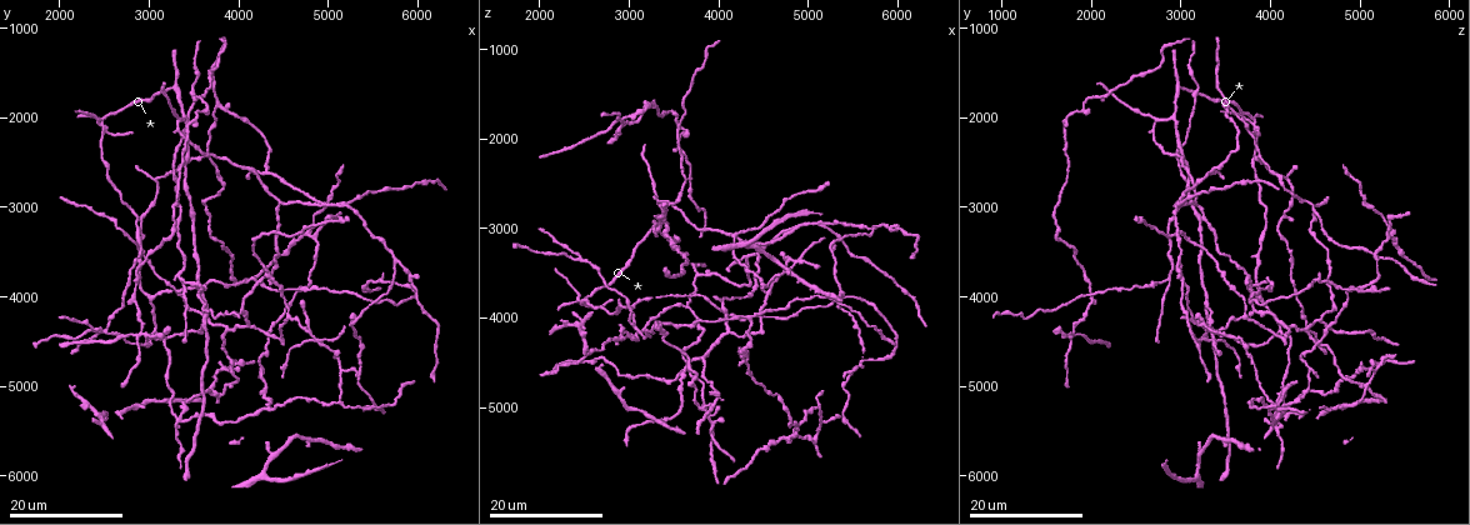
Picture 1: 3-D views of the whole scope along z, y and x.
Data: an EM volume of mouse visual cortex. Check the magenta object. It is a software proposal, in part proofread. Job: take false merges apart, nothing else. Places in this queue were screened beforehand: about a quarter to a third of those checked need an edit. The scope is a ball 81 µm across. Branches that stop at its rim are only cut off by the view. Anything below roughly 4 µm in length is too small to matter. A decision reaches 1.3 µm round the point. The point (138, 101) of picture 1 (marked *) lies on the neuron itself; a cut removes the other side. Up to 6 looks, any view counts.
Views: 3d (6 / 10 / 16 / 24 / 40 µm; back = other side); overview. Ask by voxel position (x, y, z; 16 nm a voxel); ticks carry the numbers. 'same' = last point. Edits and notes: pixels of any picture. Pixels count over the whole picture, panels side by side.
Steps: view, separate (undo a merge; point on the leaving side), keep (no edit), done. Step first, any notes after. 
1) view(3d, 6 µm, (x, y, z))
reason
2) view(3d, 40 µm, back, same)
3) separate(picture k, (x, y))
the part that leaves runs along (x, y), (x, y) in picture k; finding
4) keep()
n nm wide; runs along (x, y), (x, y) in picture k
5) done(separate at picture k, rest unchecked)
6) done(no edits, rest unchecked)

view(3d, 16 µm, (3350, 3800, 2850))
side arm on a straight run

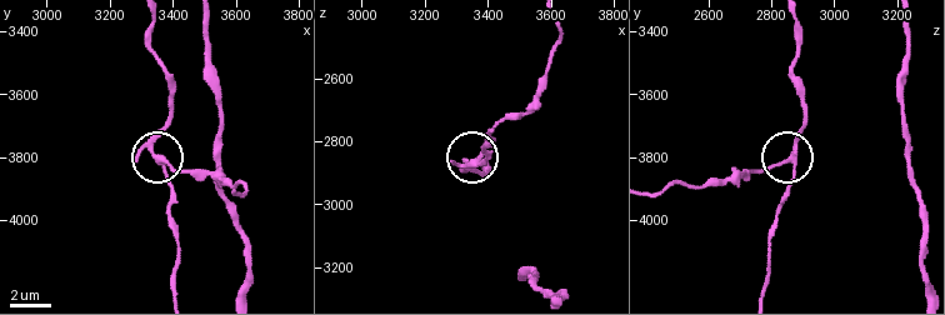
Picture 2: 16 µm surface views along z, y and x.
view(3d, 10 µm, (3360, 3810, 2860))

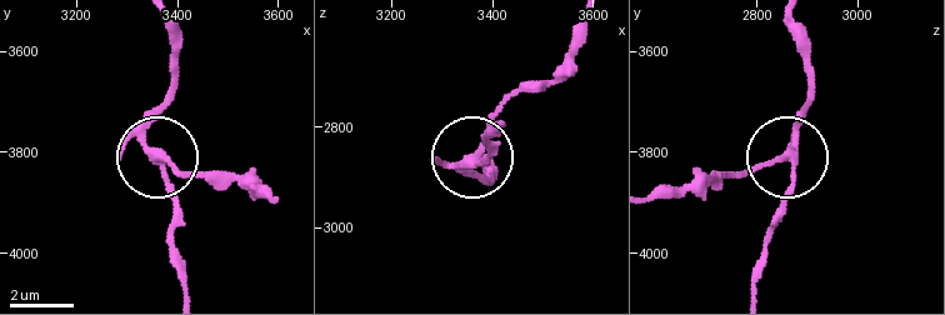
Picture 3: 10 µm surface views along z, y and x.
keep()
210 nm wide; runs along (798, 25), (811, 98), (790, 154), (795, 178), (771, 240) in picture 3; all the same neuron

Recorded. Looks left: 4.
view(3d, 16 µm, (4300, 2600, 3350))
three-way junction

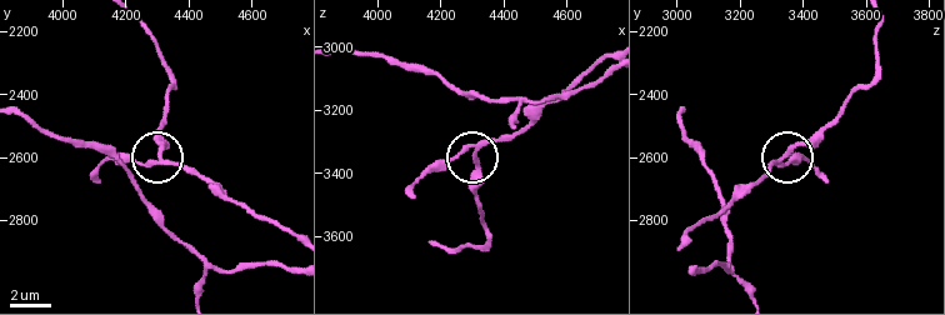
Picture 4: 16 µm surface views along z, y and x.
view(3d, 6 µm, (4320, 2590, 3340))
zoom in

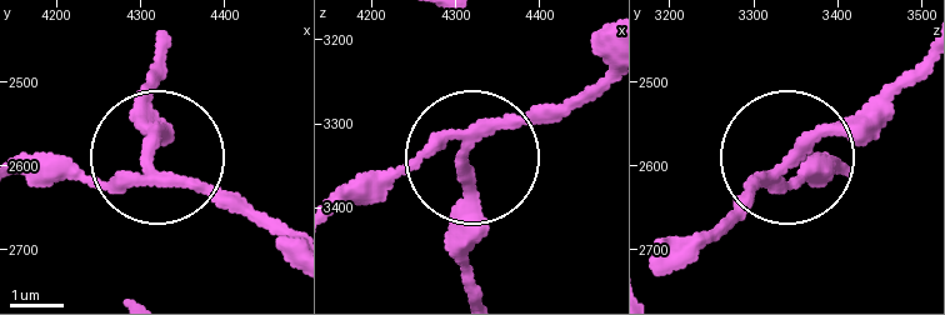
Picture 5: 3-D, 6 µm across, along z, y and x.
view(3d, 6 µm, back, (4305, 2590, 3345))

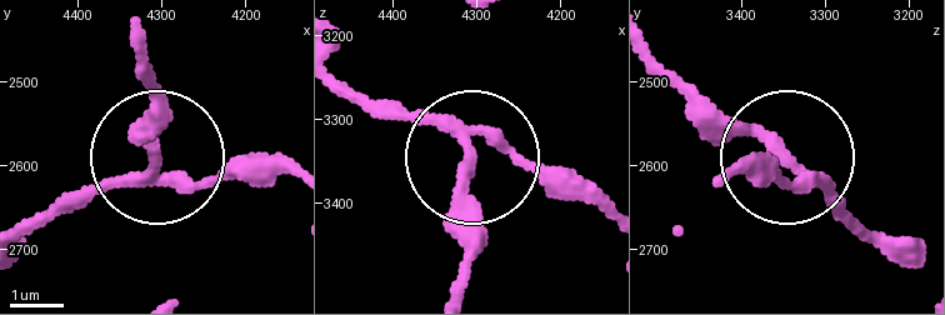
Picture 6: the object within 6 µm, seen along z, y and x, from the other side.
keep()
230 nm wide; runs along (871, 236), (800, 164), (769, 183) in picture 6; one neuron here

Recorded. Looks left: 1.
done(no edits, rest unchecked)

